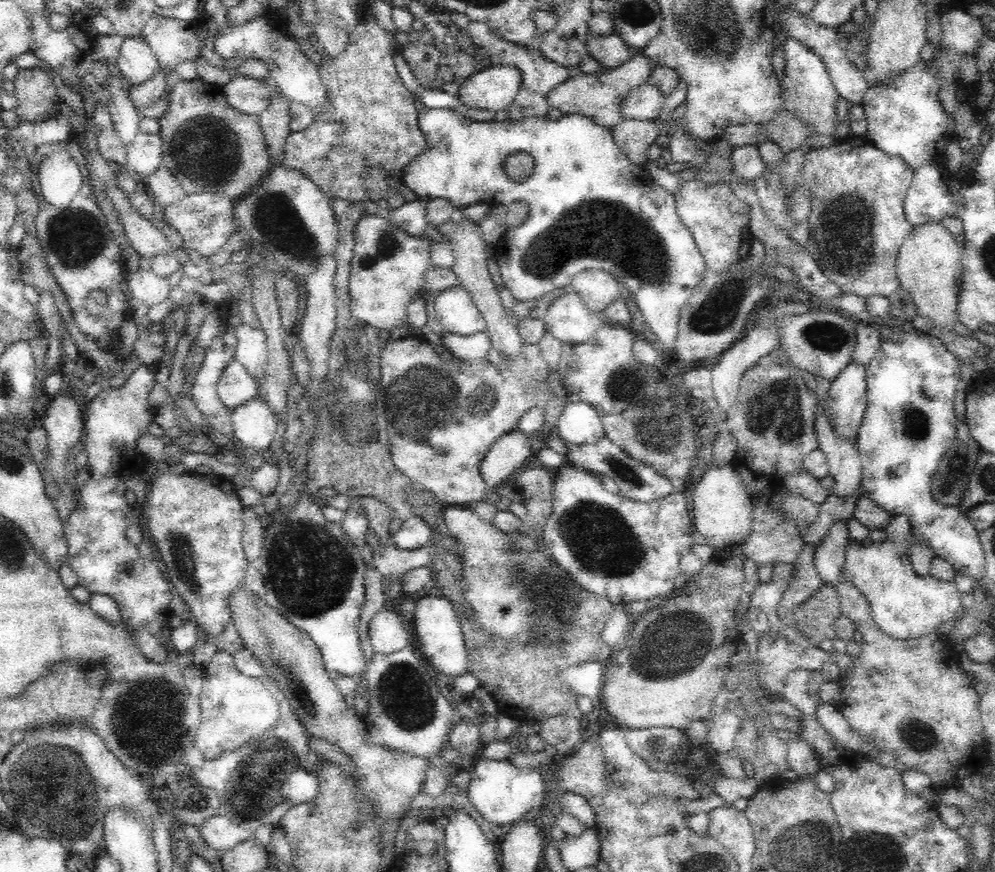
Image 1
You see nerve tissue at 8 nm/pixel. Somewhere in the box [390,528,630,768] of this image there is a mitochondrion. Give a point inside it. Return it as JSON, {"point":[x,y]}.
{"point":[560,604]}

